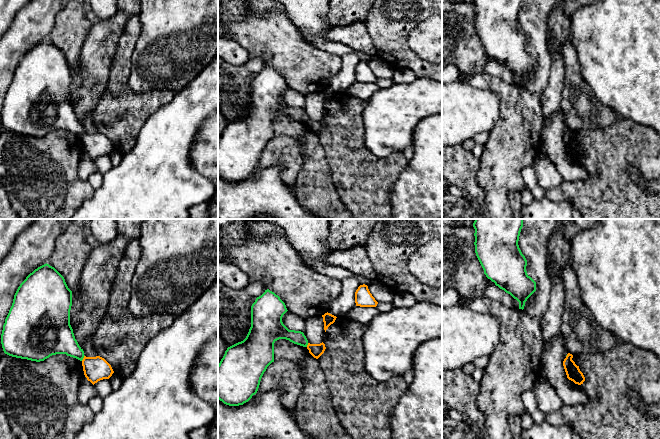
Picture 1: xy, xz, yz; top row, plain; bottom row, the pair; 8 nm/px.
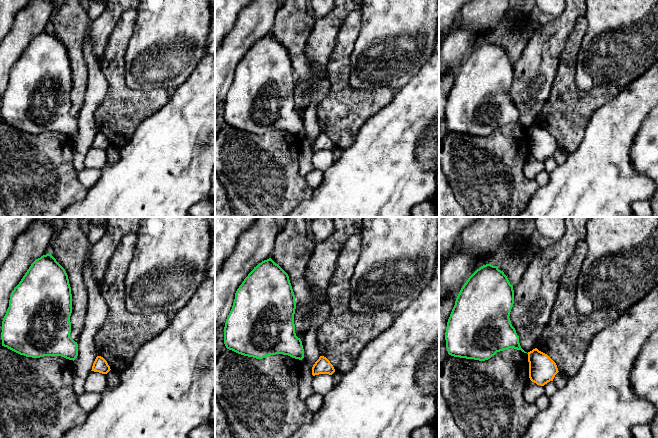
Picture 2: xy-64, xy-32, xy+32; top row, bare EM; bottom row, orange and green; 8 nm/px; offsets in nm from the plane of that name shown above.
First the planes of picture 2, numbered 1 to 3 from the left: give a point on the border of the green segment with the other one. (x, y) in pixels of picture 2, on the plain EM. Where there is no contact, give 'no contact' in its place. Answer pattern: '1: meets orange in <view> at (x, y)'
1: no contact
2: no contact
3: no contact

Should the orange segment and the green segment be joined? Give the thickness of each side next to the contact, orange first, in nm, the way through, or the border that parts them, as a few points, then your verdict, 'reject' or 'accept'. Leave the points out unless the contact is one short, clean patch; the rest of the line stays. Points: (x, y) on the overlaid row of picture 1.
190 nm thick on the orange side, 240 nm on the other; border along xy (84, 355), (81, 360); reject

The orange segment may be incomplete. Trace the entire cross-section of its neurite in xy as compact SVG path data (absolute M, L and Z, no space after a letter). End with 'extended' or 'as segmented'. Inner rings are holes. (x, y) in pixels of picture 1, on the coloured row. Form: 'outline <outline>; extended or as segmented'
outline M86 357L82 360L84 375L93 385L100 380L109 379L114 373L111 365L102 357Z; as segmented

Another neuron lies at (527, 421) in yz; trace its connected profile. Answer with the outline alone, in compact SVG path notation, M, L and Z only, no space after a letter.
M528 412L523 413L522 415L520 415L520 417L523 429L528 429L534 424L531 414L529 414Z

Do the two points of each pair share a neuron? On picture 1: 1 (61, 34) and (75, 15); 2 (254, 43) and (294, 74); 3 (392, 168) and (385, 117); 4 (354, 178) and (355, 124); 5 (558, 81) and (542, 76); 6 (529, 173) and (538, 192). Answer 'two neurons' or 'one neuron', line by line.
1: one neuron
2: one neuron
3: two neurons
4: one neuron
5: two neurons
6: one neuron

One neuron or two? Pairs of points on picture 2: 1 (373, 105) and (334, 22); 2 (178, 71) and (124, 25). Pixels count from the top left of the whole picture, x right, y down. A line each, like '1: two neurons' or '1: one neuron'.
1: two neurons
2: two neurons

